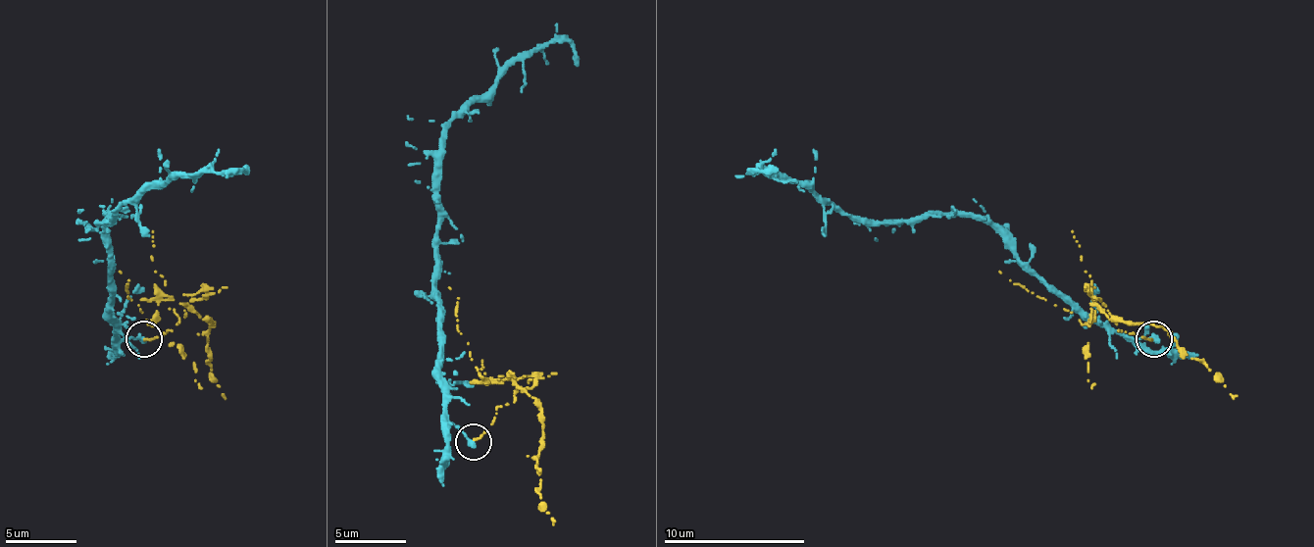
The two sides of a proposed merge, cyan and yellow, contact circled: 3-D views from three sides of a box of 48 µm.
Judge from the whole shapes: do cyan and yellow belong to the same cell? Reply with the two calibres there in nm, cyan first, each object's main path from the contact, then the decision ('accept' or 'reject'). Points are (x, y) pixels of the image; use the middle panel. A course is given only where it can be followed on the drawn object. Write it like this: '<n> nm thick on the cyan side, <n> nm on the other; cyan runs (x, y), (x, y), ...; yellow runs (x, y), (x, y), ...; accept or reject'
380 nm thick on the cyan side, 220 nm on the other; cyan runs (473, 442), (447, 418), (440, 368), (436, 269), (440, 137), (536, 49), (568, 41), (579, 67); yellow runs (473, 439), (515, 404), (515, 389), (480, 372), (447, 286); reject

